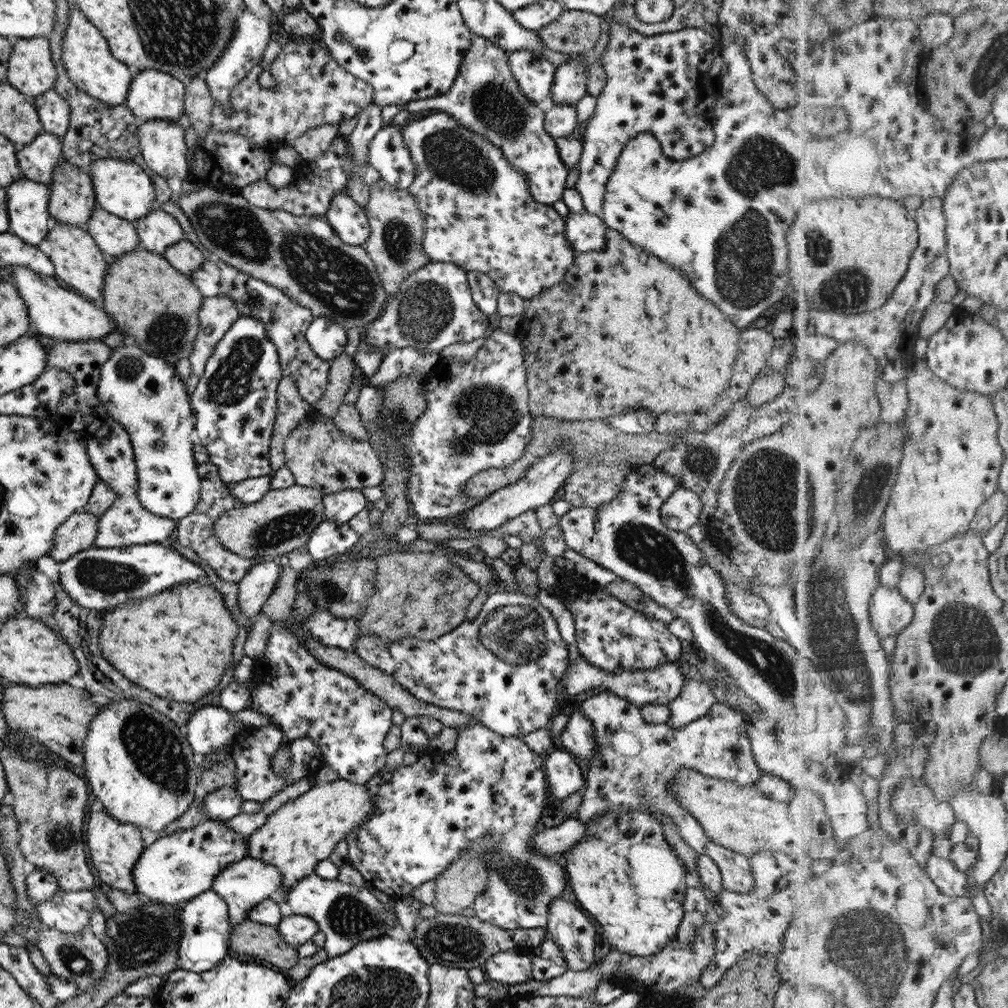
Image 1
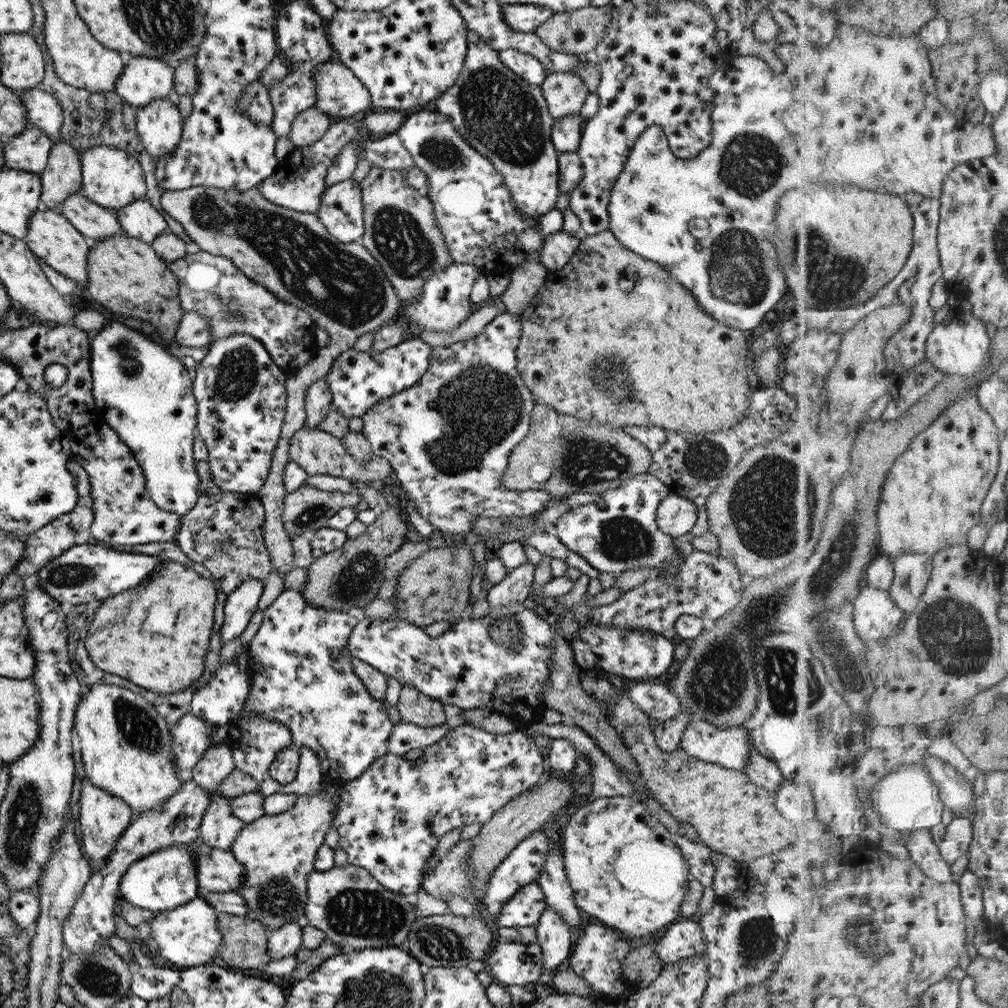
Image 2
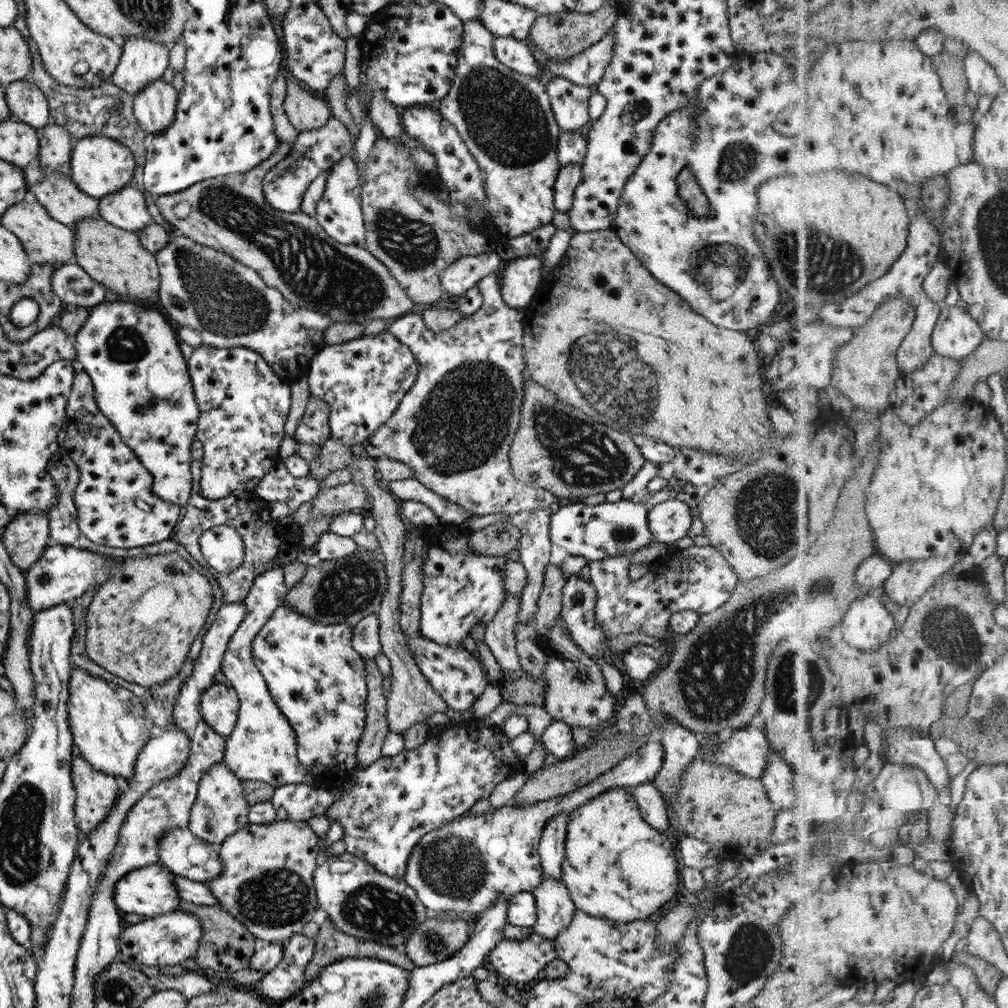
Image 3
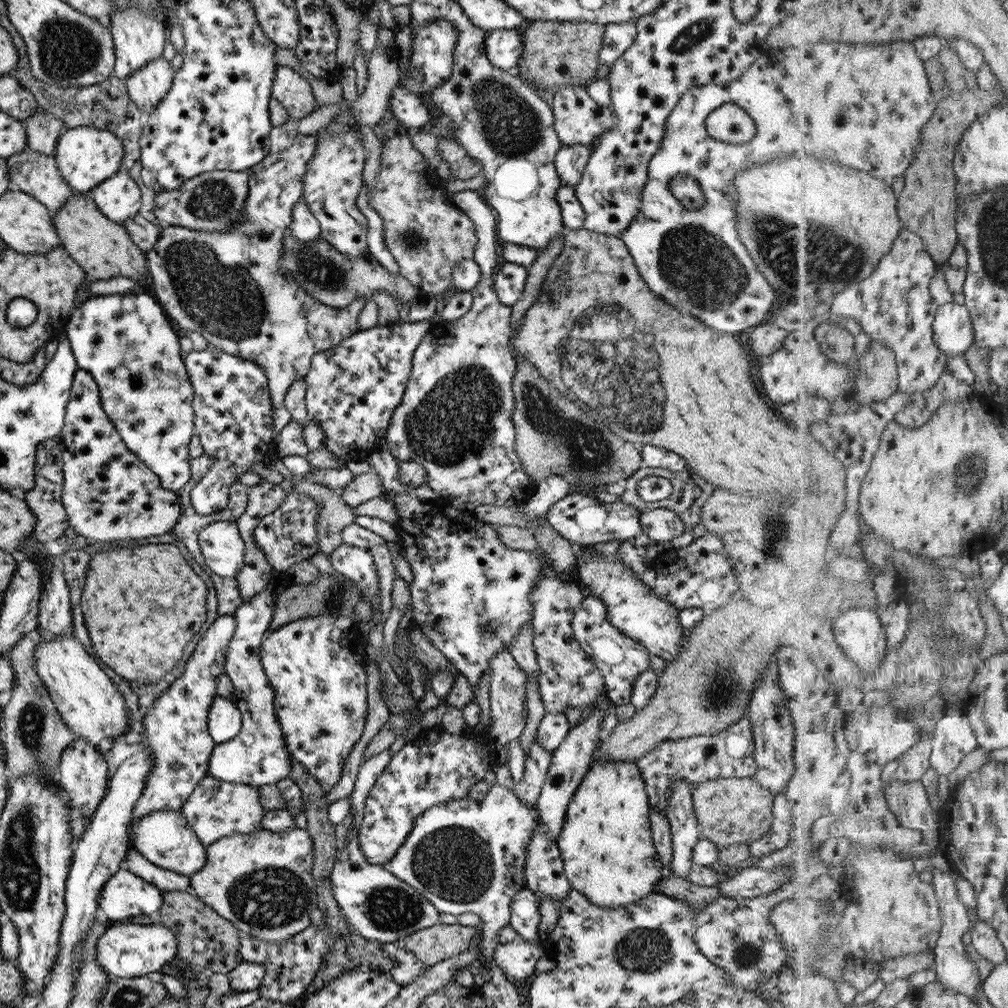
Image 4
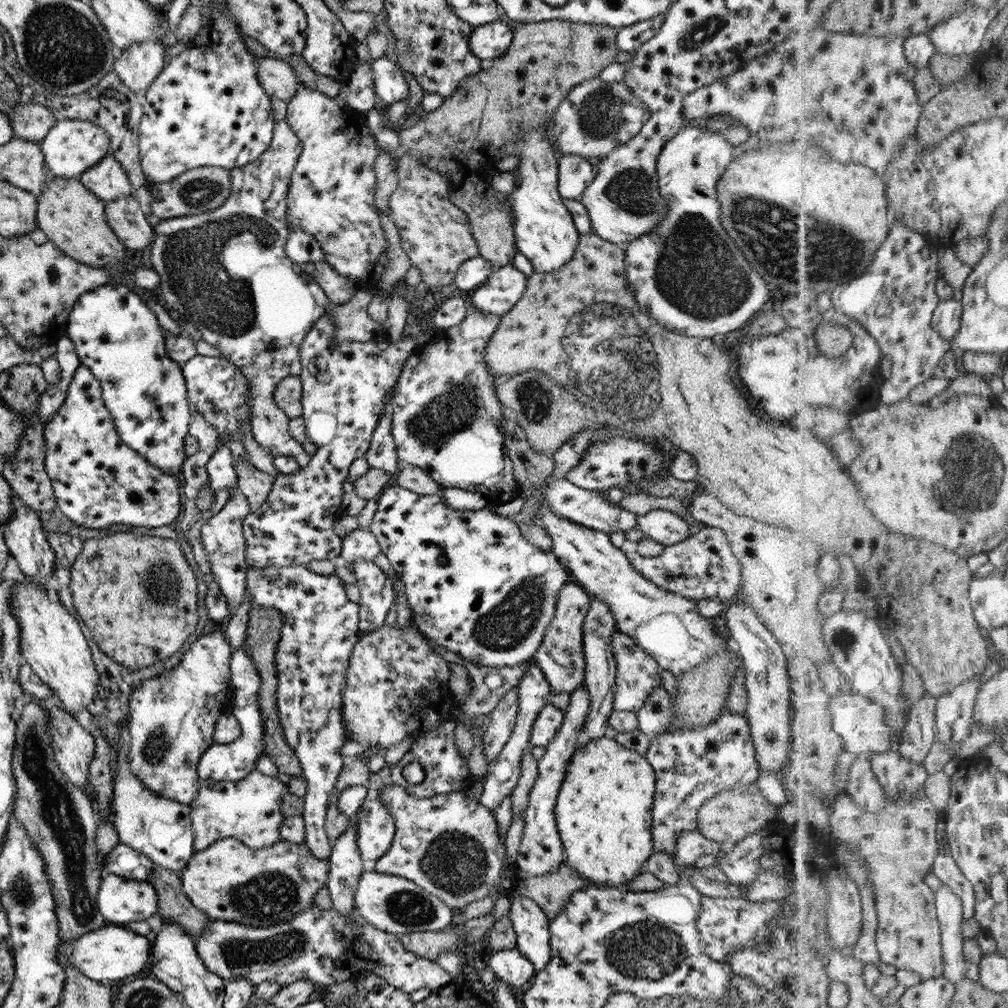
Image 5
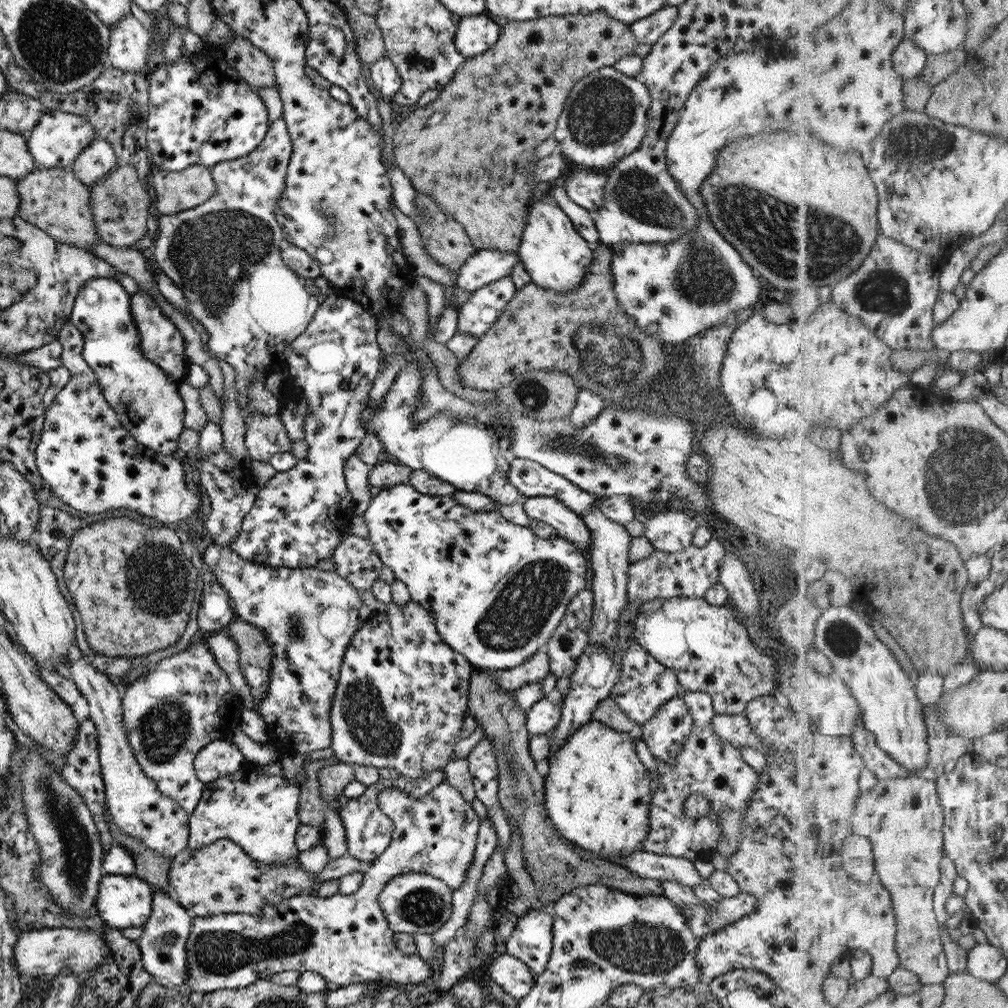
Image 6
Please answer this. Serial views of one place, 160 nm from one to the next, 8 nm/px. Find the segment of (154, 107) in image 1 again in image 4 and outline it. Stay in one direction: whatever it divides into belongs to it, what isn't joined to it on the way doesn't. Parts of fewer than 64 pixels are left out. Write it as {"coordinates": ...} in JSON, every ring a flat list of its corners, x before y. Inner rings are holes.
{"coordinates":[[117,8,113,16,109,16,109,28,113,40,115,78,126,79,132,75,141,65,148,63,162,55,164,44,167,43,167,29,161,22,155,20,155,16,143,14,135,8]]}

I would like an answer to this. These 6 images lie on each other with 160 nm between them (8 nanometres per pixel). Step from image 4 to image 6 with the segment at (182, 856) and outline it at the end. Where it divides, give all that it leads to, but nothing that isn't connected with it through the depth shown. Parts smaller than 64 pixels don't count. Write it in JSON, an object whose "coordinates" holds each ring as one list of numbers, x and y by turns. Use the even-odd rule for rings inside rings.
{"coordinates":[[76,651,66,656,64,666,88,704,88,718,92,720,97,734,98,761,104,784,106,810,112,821,126,835,141,840,154,853,171,859,174,854,187,847,189,813,174,800,161,794,155,783,137,766,127,744,122,723,120,702,123,689,112,684,104,674,97,672,97,669]]}

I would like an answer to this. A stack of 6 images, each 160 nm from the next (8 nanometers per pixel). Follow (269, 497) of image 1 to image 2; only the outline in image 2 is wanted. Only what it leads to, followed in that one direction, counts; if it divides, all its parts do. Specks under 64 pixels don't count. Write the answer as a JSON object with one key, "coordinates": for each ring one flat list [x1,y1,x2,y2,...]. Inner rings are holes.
{"coordinates":[[299,486,283,497,283,530,290,540,296,536,308,538,311,533,321,529,339,508,353,507,359,501,359,494,322,492,317,488]]}

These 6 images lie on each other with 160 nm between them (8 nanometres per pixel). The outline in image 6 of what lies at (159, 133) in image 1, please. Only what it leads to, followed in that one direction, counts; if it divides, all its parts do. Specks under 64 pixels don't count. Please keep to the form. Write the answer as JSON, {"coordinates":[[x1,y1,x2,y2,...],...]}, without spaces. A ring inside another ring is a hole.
{"coordinates":[[131,14,110,28,107,65,123,72,145,73,152,35]]}

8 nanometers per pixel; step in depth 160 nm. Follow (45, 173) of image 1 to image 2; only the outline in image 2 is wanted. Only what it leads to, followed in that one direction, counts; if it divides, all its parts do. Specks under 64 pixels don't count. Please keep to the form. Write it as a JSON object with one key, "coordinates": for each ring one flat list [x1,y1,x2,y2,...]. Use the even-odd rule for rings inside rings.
{"coordinates":[[25,127,11,138,11,142,2,144,4,167,41,174,52,144,52,139,38,128]]}

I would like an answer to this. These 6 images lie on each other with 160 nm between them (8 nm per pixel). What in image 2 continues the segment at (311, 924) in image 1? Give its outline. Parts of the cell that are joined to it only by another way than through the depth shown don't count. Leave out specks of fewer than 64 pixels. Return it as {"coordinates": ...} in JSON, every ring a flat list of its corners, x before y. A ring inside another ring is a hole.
{"coordinates":[[286,922,280,928,268,932,267,952,271,961,293,955,302,946,303,927,294,922]]}

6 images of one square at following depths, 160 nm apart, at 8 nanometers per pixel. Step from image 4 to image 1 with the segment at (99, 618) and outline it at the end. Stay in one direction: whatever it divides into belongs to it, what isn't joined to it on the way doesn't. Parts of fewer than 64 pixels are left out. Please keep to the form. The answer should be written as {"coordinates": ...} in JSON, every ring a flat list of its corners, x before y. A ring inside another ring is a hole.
{"coordinates":[[204,582,173,586,151,598,129,600,101,613,101,630,97,635,101,656,127,680,146,688,159,698,178,703,199,700,212,690,223,676,223,672,235,662,231,647,239,630,238,624,223,606,219,592]]}

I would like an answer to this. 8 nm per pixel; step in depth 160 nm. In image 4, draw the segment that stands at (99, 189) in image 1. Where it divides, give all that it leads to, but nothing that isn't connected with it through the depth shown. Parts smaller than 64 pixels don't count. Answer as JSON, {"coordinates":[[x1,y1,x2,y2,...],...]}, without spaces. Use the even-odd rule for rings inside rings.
{"coordinates":[[76,126,65,128,65,132,59,134,52,157,55,159,61,178,78,193,88,194,91,188,121,168,120,162,123,155,121,141,117,140,112,132]]}

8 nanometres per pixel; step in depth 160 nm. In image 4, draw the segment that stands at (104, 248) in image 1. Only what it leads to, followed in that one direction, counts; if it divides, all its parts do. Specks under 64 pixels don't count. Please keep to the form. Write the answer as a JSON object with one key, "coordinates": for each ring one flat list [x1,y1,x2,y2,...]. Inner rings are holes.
{"coordinates":[[25,147,4,159,12,187,32,196,53,214,71,195,78,195,62,178,52,156]]}

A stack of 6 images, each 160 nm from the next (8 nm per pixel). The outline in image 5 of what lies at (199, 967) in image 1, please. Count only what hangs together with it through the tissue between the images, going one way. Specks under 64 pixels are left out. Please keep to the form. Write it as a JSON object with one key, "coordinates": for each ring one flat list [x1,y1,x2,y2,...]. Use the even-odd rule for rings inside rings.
{"coordinates":[[105,923,103,928,87,932,71,944,61,941,57,952,59,952,60,964,69,965,71,963,81,975,90,980,108,983,139,974,151,956,149,944,151,942,147,940,147,936,139,936,127,930,125,926]]}

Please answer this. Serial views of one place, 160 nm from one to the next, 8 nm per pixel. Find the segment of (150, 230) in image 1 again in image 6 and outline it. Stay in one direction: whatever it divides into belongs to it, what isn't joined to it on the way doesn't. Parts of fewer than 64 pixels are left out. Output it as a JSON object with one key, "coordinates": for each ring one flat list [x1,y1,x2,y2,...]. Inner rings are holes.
{"coordinates":[[103,139,93,140,75,157,69,169,85,186,117,167,115,153]]}

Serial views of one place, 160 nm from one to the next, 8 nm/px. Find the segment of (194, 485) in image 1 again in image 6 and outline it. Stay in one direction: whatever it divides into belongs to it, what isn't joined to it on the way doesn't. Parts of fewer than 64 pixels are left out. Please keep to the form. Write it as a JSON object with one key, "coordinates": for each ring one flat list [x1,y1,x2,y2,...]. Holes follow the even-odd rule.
{"coordinates":[[115,278,89,279,77,291,69,322,84,338,81,356,95,373,101,394,115,411,118,424,126,428,133,440,141,443,144,449,159,452,163,456,171,456,177,449,177,437,184,429,182,425,184,408,177,392,178,382,171,382,156,364,147,360,138,350,138,332,131,318,129,299,130,296]]}

